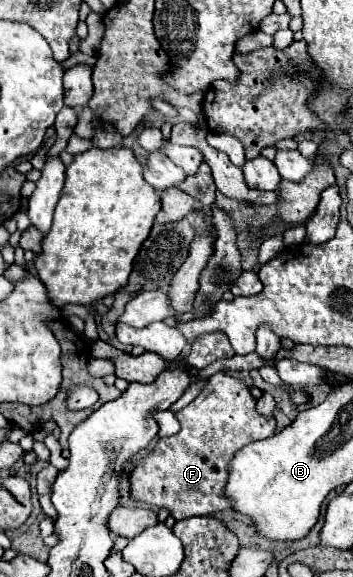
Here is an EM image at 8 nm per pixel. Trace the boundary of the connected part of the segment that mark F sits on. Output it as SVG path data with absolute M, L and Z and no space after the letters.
M227 372L209 378L199 396L177 412L177 420L181 430L175 436L161 438L157 448L133 470L131 496L153 506L169 508L175 520L209 516L231 508L229 498L225 498L229 462L249 442L273 436L275 420L257 414L249 386Z

